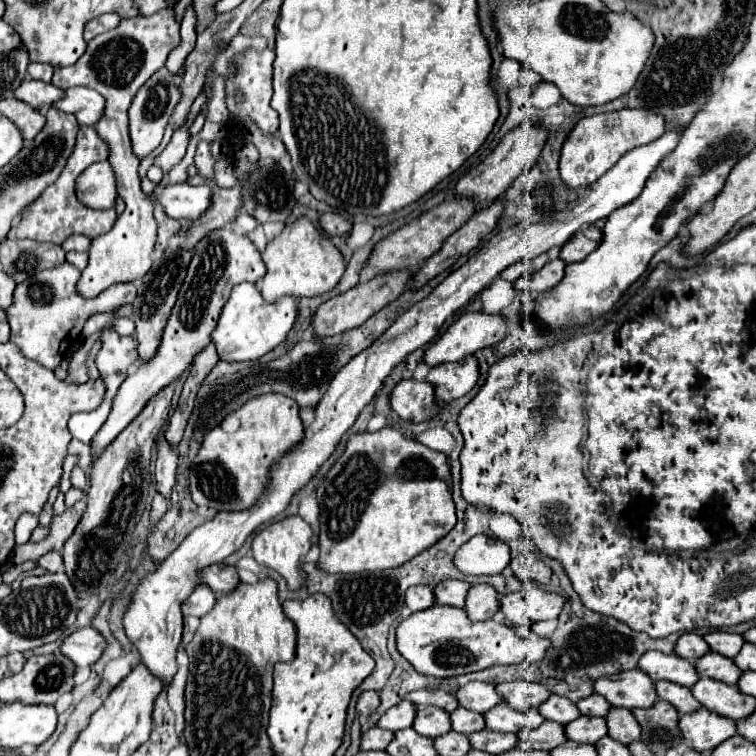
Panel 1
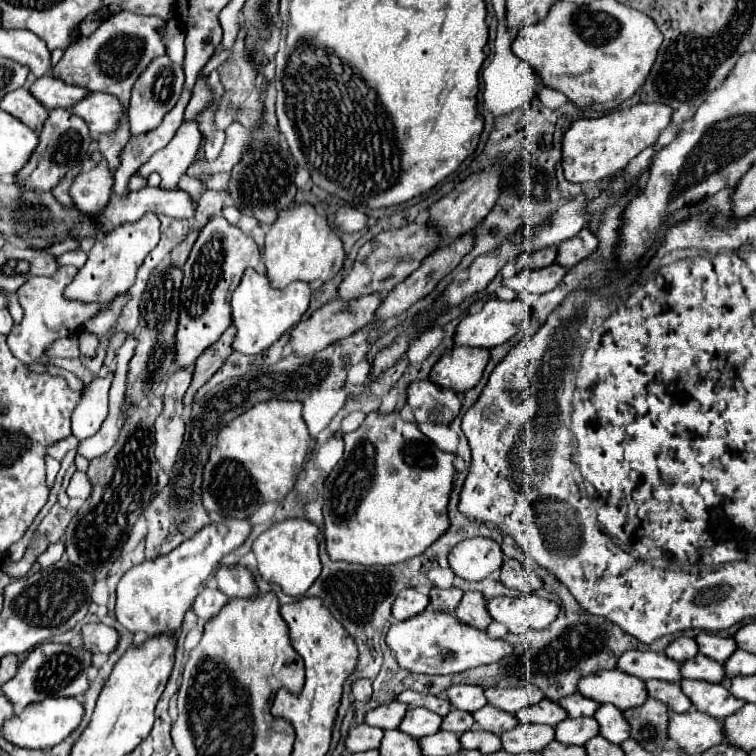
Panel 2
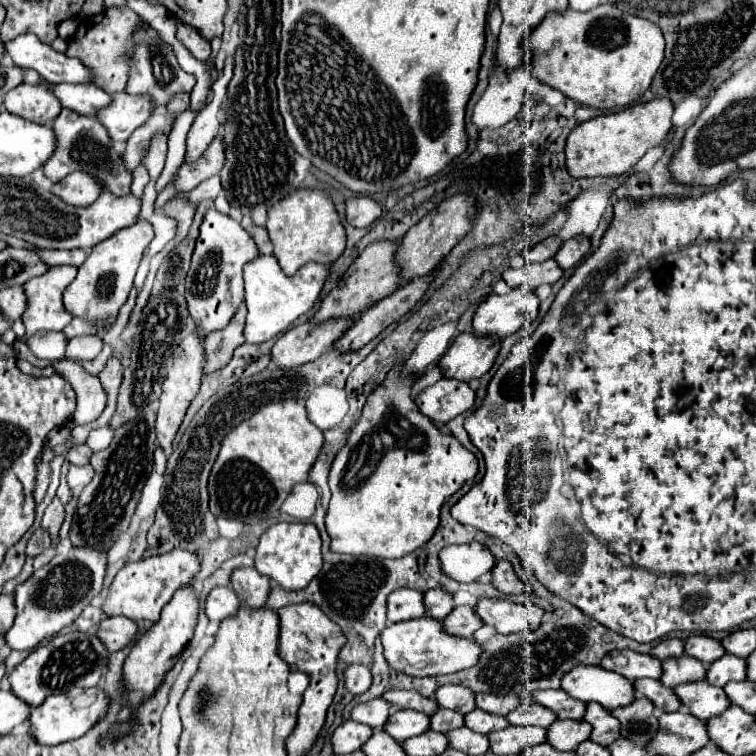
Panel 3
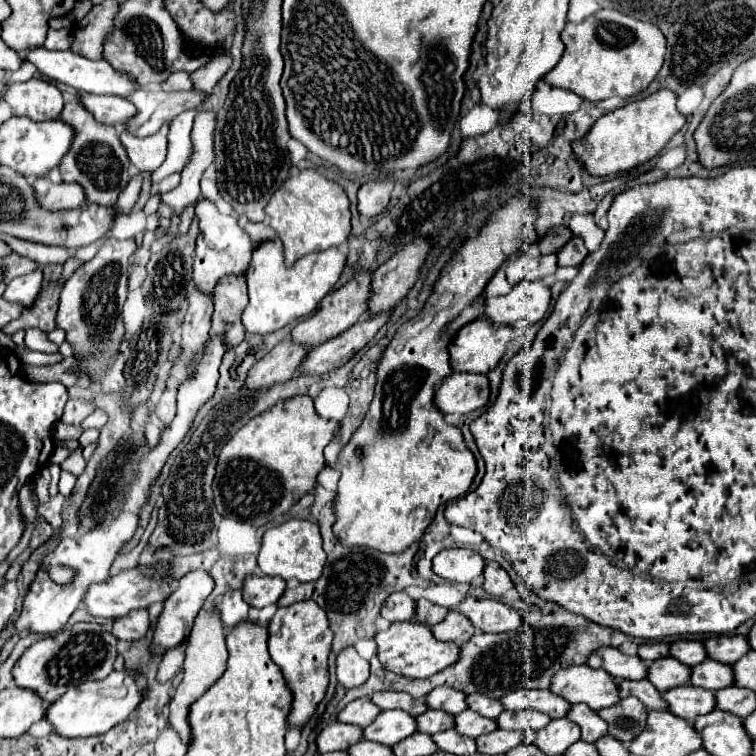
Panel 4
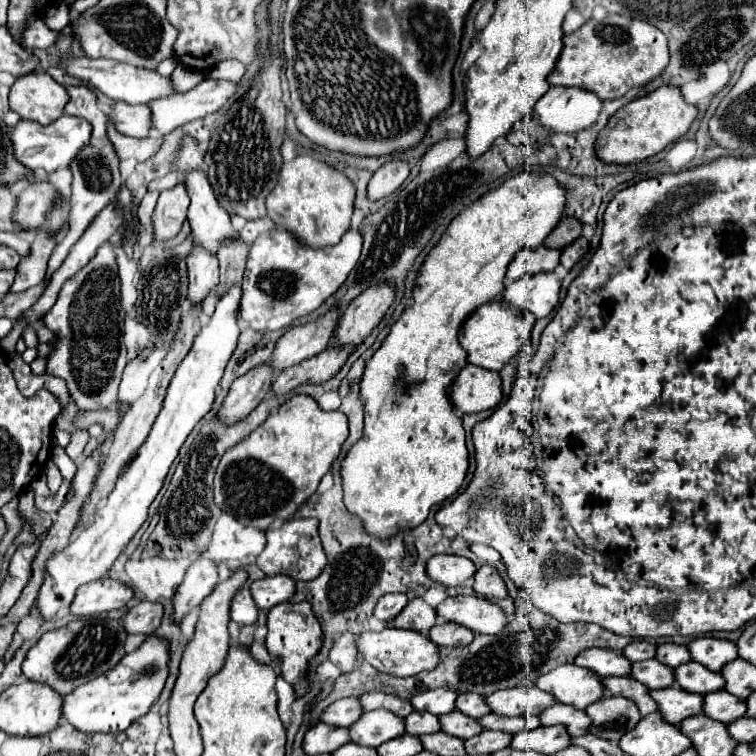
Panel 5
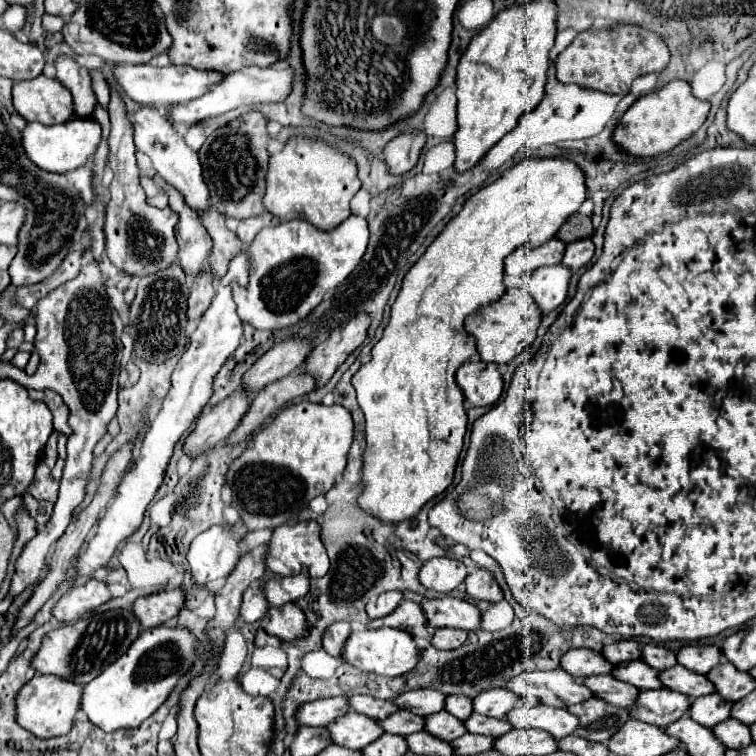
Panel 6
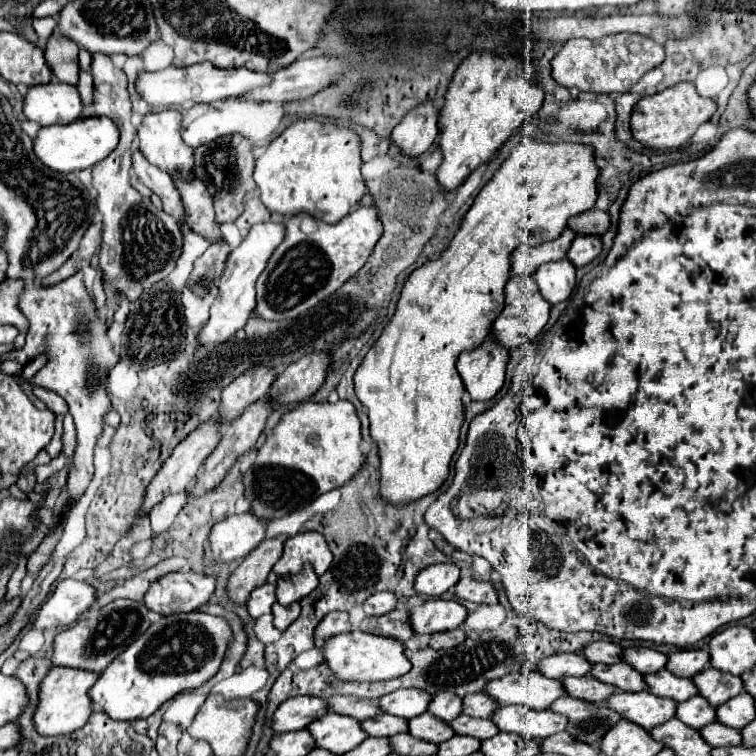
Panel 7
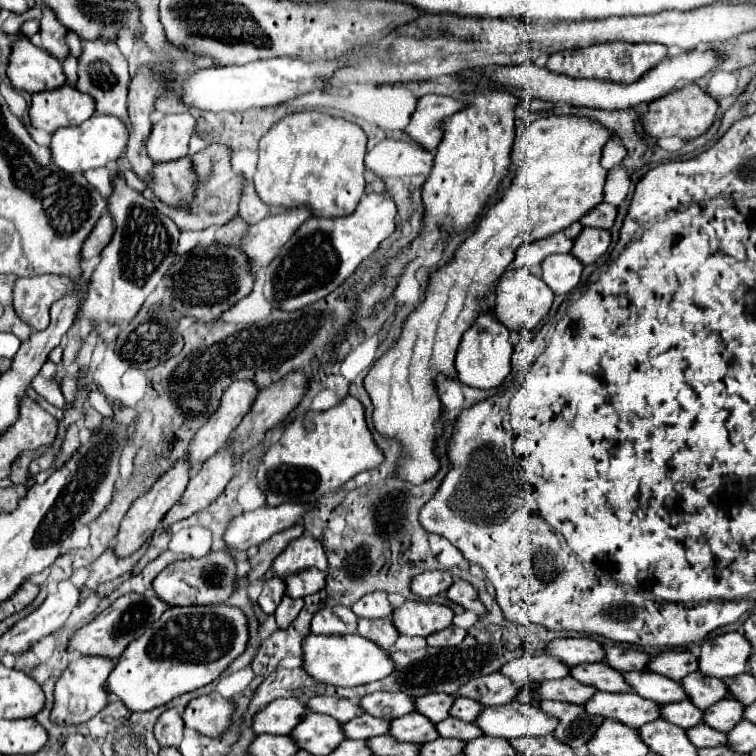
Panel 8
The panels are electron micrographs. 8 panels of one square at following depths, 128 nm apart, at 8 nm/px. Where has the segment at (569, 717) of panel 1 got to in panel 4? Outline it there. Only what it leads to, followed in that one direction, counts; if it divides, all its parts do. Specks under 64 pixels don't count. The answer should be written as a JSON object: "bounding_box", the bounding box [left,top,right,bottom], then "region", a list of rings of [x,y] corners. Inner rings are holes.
{"bounding_box":[496,710,550,732],"region":[[[504,710],[496,718],[496,722],[504,730],[534,730],[536,732],[550,722],[550,716],[538,710],[518,710],[518,712]]]}

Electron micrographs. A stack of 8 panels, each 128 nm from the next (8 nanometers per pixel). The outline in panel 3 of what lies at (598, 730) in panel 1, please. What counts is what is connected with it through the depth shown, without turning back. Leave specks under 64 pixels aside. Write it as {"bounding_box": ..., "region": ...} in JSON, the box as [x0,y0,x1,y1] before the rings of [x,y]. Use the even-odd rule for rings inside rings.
{"bounding_box":[546,720,592,750],"region":[[[558,720],[548,728],[546,742],[556,750],[576,750],[580,742],[588,740],[592,726],[584,720]]]}

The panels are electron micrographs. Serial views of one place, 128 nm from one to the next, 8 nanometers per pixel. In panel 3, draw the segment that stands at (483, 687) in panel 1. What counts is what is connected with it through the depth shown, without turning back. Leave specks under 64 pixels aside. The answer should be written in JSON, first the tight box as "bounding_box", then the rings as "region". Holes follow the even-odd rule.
{"bounding_box":[436,684,476,714],"region":[[[446,684],[440,686],[436,692],[436,702],[442,708],[450,708],[450,710],[458,710],[462,714],[468,714],[476,708],[476,700],[474,700],[474,692],[462,684]]]}

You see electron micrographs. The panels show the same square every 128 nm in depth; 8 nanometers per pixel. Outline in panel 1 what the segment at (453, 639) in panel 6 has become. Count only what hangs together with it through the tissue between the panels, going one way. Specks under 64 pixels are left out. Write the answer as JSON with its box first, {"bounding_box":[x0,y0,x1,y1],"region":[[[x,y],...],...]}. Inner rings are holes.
{"bounding_box":[464,584,500,620],"region":[[[476,584],[468,590],[464,608],[470,620],[490,620],[500,610],[498,592],[490,584]]]}

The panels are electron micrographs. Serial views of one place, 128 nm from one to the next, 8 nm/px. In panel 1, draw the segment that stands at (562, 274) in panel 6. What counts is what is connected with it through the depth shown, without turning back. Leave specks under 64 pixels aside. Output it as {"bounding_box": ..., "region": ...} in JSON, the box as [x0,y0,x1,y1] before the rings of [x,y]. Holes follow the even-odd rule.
{"bounding_box":[422,312,506,366],"region":[[[468,312],[462,314],[436,342],[428,346],[428,350],[422,356],[422,362],[426,366],[438,366],[444,362],[458,362],[476,350],[488,348],[496,342],[500,342],[506,336],[506,320],[502,316],[490,316],[490,314],[480,314],[480,312]]]}

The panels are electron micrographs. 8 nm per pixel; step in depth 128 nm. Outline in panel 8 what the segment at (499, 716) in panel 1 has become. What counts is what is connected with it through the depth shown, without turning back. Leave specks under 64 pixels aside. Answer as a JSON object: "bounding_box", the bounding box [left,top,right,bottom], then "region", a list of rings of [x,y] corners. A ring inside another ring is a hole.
{"bounding_box":[390,712,438,744],"region":[[[414,712],[414,714],[406,714],[406,718],[394,718],[390,736],[394,736],[400,742],[424,744],[438,738],[438,730],[428,718]]]}

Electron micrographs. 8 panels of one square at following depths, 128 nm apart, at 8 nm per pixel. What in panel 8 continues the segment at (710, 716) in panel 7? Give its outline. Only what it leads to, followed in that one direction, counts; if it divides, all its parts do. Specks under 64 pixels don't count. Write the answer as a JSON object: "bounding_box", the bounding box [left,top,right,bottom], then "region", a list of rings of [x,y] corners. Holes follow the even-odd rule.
{"bounding_box":[662,698,704,730],"region":[[[688,698],[682,700],[682,702],[674,702],[674,704],[662,706],[662,718],[666,718],[672,724],[678,724],[684,730],[700,724],[702,722],[702,714],[704,712],[698,710],[692,702],[688,702]]]}

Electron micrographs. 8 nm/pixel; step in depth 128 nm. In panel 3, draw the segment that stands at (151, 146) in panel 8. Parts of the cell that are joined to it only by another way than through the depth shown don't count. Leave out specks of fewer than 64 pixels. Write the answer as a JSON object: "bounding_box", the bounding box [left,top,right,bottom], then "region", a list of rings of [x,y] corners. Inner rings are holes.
{"bounding_box":[50,84,258,338],"region":[[[52,84],[50,90],[58,98],[62,108],[86,116],[94,116],[96,110],[110,102],[110,94],[106,94],[94,84]],[[208,210],[200,226],[200,236],[192,254],[192,266],[186,276],[186,302],[194,322],[194,330],[200,338],[206,338],[214,330],[224,330],[238,306],[244,300],[242,266],[258,258],[258,248],[252,236],[232,218],[218,210]]]}

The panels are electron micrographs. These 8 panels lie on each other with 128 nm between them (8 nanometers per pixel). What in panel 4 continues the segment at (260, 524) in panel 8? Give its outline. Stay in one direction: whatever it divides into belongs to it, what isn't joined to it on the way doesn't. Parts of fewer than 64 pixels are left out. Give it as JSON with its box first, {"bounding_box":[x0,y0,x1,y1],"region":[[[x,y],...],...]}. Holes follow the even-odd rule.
{"bounding_box":[150,570,214,656],"region":[[[202,570],[188,572],[186,576],[182,576],[178,580],[178,590],[172,592],[170,598],[164,602],[164,610],[162,610],[162,614],[158,618],[156,628],[154,628],[154,638],[150,642],[150,654],[152,656],[162,656],[170,648],[174,648],[174,646],[178,646],[178,644],[182,644],[186,640],[186,636],[192,630],[194,620],[196,620],[198,612],[202,610],[204,600],[208,598],[208,594],[212,592],[212,588],[214,588],[212,578],[206,572],[202,572]]]}

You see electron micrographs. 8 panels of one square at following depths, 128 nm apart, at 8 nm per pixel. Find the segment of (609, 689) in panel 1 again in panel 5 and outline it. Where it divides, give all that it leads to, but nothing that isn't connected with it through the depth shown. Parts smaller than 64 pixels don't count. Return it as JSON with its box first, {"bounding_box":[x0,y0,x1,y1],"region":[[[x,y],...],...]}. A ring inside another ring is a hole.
{"bounding_box":[534,664,606,710],"region":[[[576,664],[558,666],[550,674],[544,674],[542,678],[538,678],[534,686],[554,694],[556,702],[570,704],[580,710],[598,702],[606,692],[602,678],[596,672],[580,668]]]}

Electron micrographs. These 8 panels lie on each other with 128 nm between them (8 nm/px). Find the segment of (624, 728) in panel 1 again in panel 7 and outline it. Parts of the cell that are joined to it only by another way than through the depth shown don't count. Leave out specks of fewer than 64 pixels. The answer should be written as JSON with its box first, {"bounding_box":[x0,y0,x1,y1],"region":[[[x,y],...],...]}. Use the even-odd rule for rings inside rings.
{"bounding_box":[494,706,568,740],"region":[[[500,706],[494,712],[494,722],[502,732],[516,732],[524,738],[544,740],[552,734],[564,732],[568,720],[552,710],[534,710],[528,706]]]}

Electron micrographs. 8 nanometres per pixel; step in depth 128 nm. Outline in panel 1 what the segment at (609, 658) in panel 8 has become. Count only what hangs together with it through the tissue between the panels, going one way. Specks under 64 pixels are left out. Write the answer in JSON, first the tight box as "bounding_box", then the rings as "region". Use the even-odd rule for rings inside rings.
{"bounding_box":[704,630,744,658],"region":[[[716,630],[716,632],[706,634],[704,640],[708,642],[708,646],[710,646],[714,652],[718,652],[718,654],[722,654],[722,656],[726,656],[726,658],[734,658],[734,656],[740,652],[742,644],[744,644],[744,638],[742,638],[740,634],[722,632],[722,630]]]}

